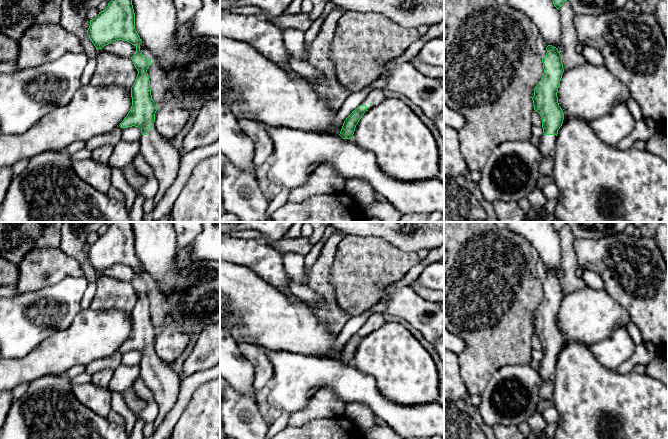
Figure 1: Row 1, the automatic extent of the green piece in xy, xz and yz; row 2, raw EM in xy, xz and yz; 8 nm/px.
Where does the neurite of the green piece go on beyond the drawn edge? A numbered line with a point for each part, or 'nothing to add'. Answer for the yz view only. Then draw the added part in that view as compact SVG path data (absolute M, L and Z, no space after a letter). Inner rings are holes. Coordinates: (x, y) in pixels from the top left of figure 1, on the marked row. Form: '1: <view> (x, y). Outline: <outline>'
1: yz (547, 146). Outline: M542 135L539 137L539 150L543 158L553 157L556 147L556 135Z

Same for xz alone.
1: xz (375, 96). Outline: M373 89L367 98L363 101L362 105L367 106L367 110L377 106L381 101L385 99L383 89Z

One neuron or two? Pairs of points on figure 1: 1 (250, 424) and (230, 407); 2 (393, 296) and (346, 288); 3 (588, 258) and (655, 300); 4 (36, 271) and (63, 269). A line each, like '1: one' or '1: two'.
1: one
2: two
3: one
4: one

